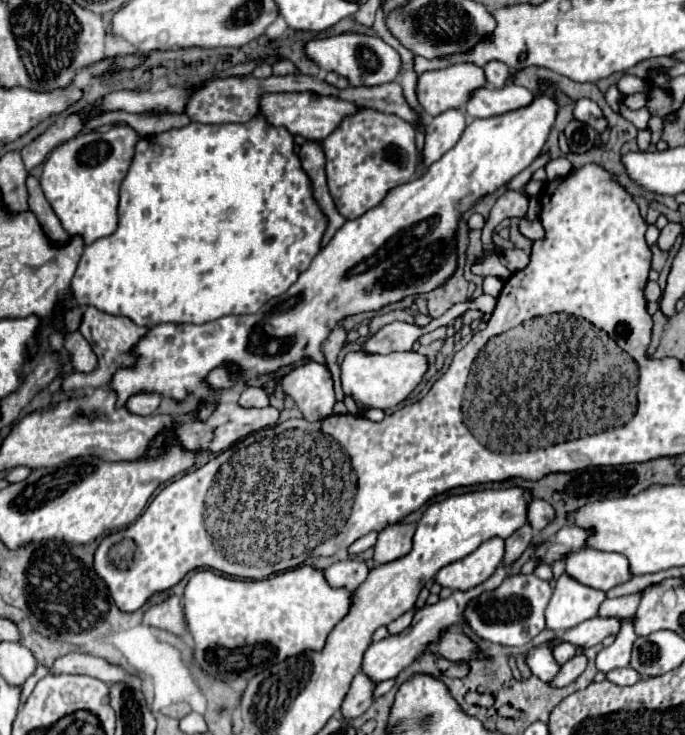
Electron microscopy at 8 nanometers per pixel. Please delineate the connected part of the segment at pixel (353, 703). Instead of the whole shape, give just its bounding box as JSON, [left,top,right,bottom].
[342,673,376,719]

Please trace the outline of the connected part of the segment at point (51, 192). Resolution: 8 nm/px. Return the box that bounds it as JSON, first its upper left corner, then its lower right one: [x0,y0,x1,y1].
[40,125,140,245]

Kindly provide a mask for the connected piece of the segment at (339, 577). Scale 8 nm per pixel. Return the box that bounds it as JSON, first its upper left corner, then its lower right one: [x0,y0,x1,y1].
[324,559,368,591]

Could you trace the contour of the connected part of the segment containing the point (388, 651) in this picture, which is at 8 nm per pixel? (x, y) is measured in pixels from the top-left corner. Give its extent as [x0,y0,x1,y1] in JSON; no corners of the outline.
[362,565,506,683]

